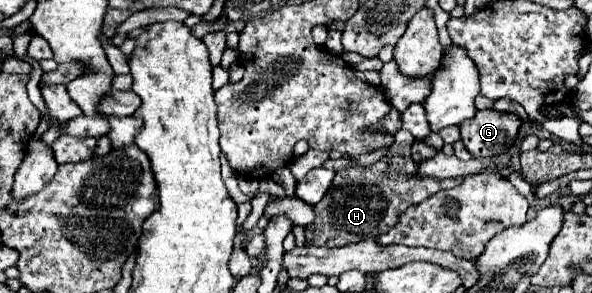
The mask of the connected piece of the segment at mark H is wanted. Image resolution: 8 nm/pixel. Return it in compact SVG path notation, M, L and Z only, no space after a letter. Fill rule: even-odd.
M398 129L394 135L396 143L390 147L386 157L376 161L370 167L352 165L348 169L336 171L332 189L322 197L320 203L314 207L314 221L306 225L306 241L316 247L344 247L364 239L376 239L388 229L392 229L398 217L414 203L428 199L430 195L456 187L462 179L434 179L434 177L420 177L416 173L416 163L410 157L410 147L414 143L412 133Z

